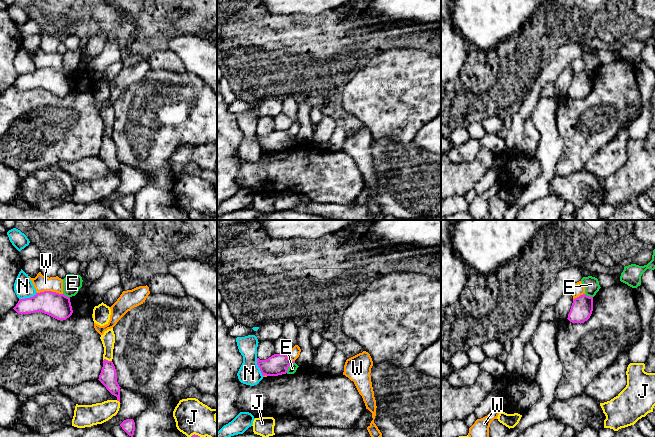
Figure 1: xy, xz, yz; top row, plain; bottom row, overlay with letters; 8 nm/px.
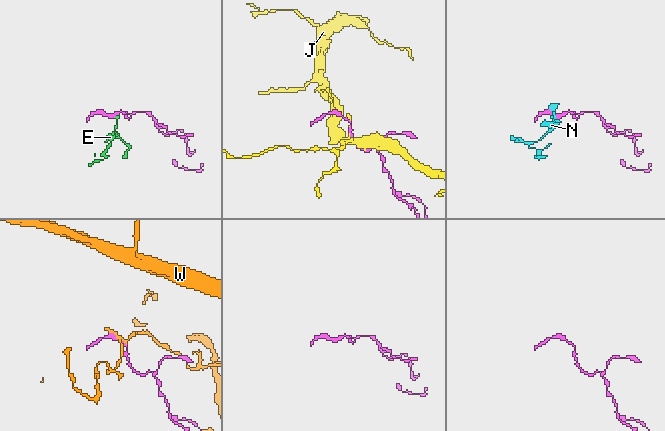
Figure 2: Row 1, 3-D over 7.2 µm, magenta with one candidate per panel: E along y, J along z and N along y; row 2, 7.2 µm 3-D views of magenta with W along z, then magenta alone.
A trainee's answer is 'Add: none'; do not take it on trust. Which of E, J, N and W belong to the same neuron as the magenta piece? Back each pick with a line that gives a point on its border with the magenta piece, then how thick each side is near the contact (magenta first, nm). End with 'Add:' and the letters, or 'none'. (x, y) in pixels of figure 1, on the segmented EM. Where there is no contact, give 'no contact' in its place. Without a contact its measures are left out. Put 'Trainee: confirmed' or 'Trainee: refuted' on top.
Trainee: confirmed
Add: none

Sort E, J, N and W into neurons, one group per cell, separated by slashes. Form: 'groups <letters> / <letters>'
groups E N / J / W

